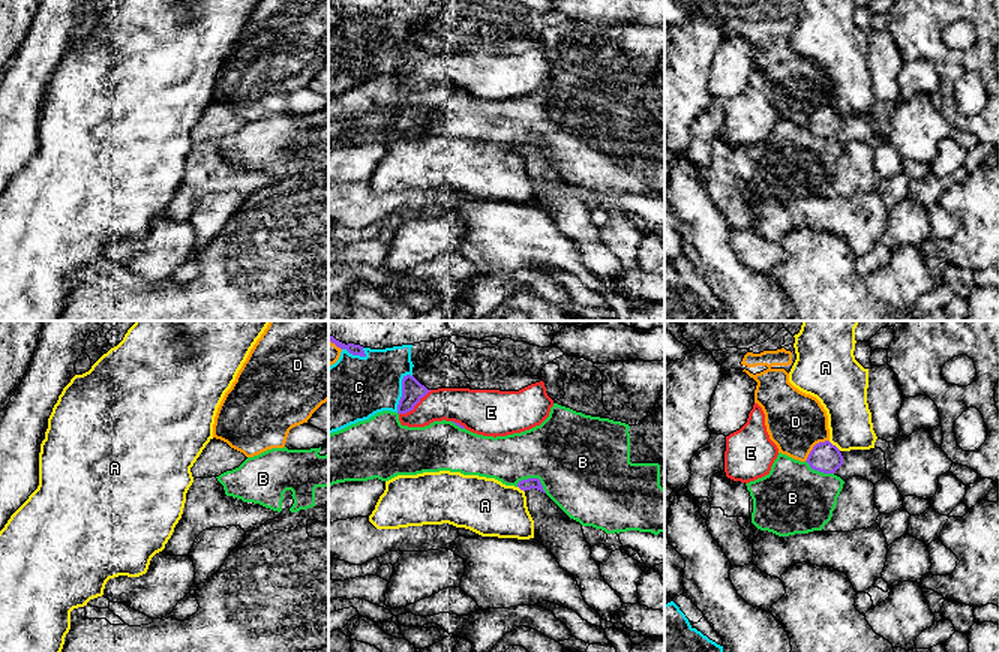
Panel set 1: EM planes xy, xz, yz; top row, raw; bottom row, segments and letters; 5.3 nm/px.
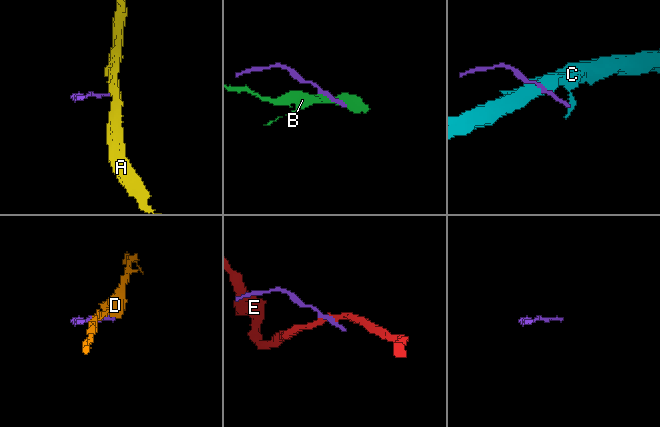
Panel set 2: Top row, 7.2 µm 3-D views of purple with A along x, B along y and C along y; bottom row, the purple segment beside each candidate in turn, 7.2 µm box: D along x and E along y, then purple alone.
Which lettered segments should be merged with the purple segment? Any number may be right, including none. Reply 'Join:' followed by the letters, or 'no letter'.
Join: no letter

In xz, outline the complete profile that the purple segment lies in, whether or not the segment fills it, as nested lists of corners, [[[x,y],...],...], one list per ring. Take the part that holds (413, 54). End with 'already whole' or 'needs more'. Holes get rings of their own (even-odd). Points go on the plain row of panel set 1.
[[[406,39],[402,43],[402,61],[398,69],[398,78],[406,78],[424,61],[430,54],[422,49],[414,40]]]; already whole

